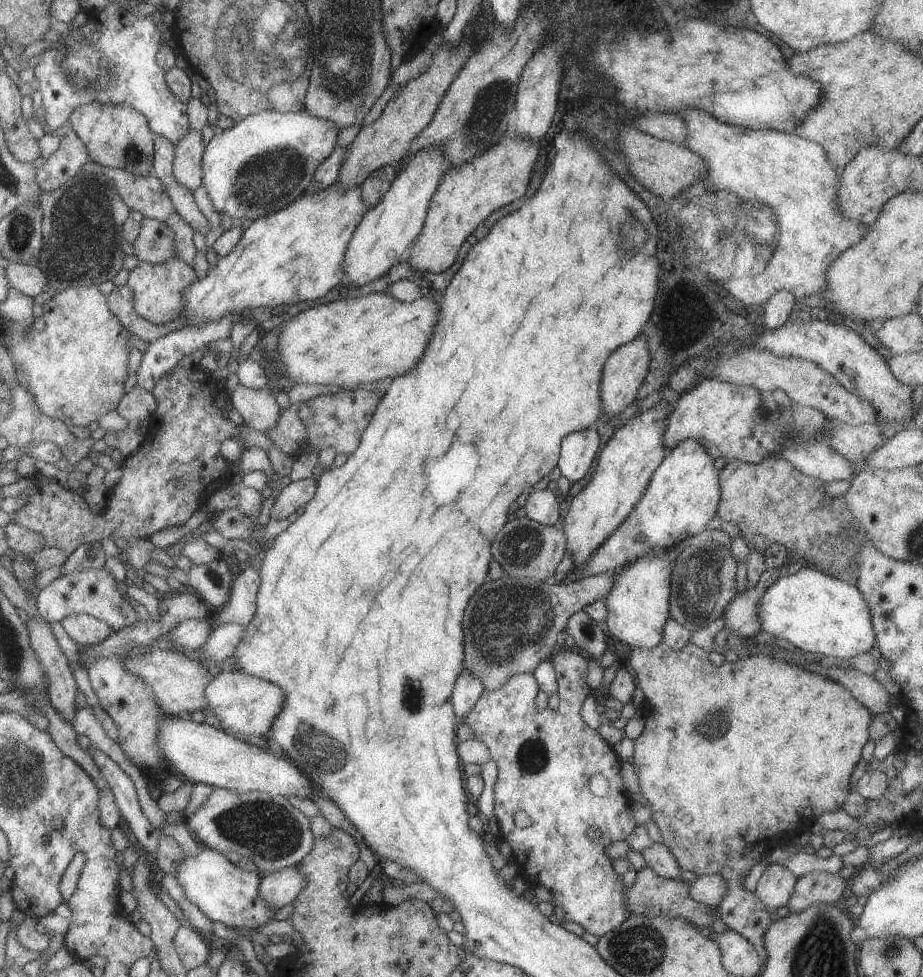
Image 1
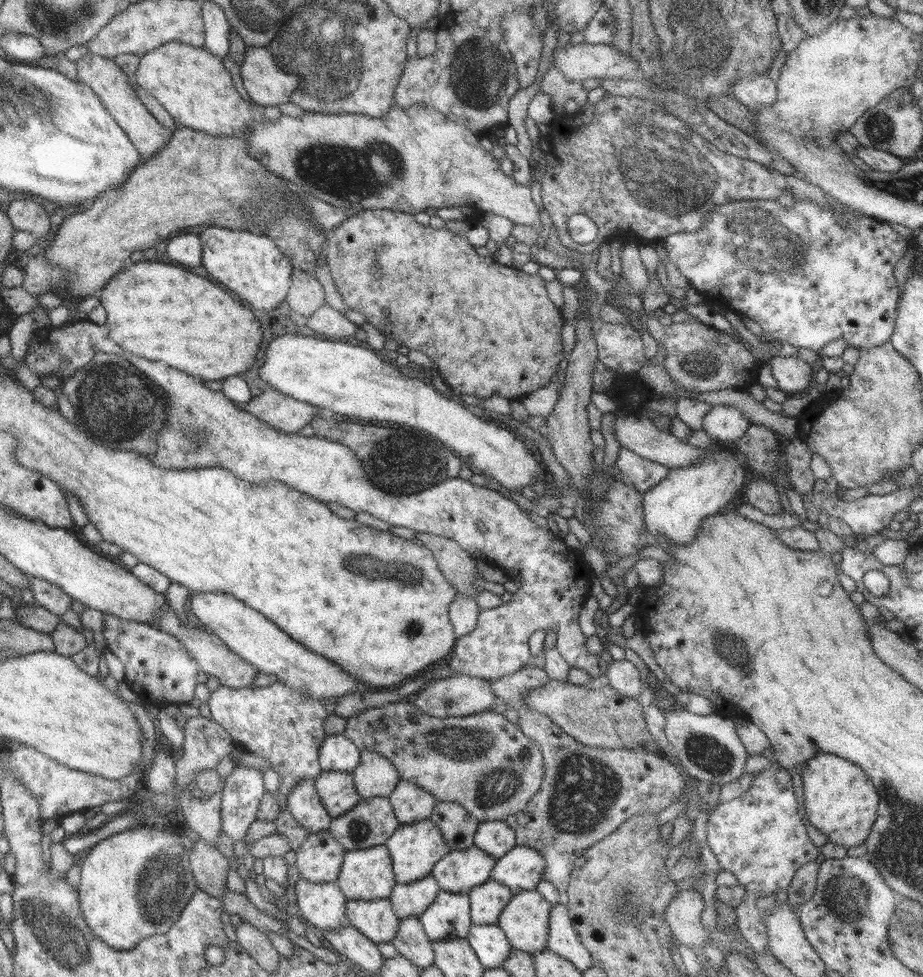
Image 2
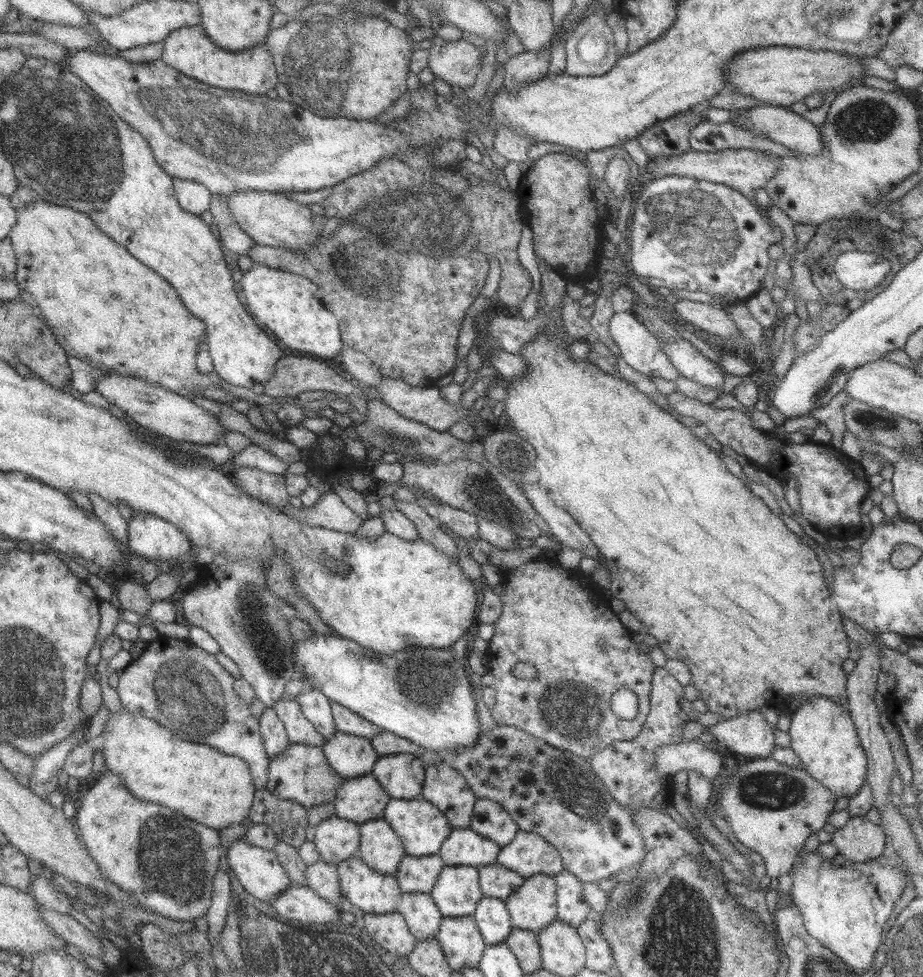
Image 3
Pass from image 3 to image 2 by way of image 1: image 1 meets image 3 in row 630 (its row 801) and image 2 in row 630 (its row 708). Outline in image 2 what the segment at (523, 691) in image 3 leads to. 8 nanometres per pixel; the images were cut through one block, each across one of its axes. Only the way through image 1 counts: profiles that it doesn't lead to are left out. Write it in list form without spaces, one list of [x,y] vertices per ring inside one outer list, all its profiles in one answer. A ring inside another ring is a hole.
[[[80,319],[75,323],[71,323],[68,325],[61,325],[61,326],[54,326],[51,325],[45,329],[36,329],[33,332],[33,335],[30,337],[28,343],[28,349],[25,354],[25,362],[28,368],[42,378],[43,376],[56,376],[59,379],[65,379],[71,377],[77,370],[80,370],[83,366],[86,366],[93,358],[95,353],[106,353],[106,354],[116,354],[120,356],[124,356],[127,358],[134,366],[138,366],[150,380],[154,380],[166,394],[168,394],[168,404],[170,406],[166,406],[168,408],[168,418],[165,418],[164,428],[158,431],[158,450],[156,450],[156,454],[154,454],[154,458],[152,458],[152,462],[156,464],[156,468],[160,468],[160,470],[198,470],[198,468],[224,468],[228,470],[228,472],[232,472],[234,476],[238,476],[240,480],[244,480],[248,483],[258,483],[261,485],[262,483],[268,482],[270,480],[276,480],[283,482],[293,488],[294,490],[300,491],[302,494],[306,494],[308,496],[314,497],[316,500],[319,500],[323,503],[330,503],[335,502],[336,504],[340,504],[340,506],[346,506],[346,508],[350,508],[350,510],[354,510],[354,512],[368,512],[368,514],[372,514],[376,518],[387,522],[391,526],[404,526],[404,528],[411,528],[412,530],[416,531],[416,533],[429,533],[432,535],[437,536],[444,536],[445,538],[451,539],[456,541],[458,545],[460,545],[460,549],[464,549],[470,555],[473,555],[476,558],[476,554],[483,554],[485,558],[487,558],[487,562],[491,565],[496,566],[497,568],[501,569],[505,572],[509,578],[513,580],[521,580],[521,587],[513,594],[513,597],[510,601],[506,603],[502,603],[500,606],[496,608],[486,609],[480,611],[479,620],[476,623],[476,626],[472,629],[472,632],[465,634],[463,637],[457,637],[456,645],[454,646],[454,653],[450,658],[450,662],[447,664],[449,666],[449,670],[451,672],[455,672],[457,676],[470,676],[480,679],[485,679],[486,681],[498,680],[503,677],[508,677],[515,672],[518,672],[523,667],[528,666],[529,661],[529,652],[528,652],[528,638],[536,632],[536,630],[552,630],[556,628],[557,630],[557,643],[556,647],[559,650],[559,653],[563,656],[563,659],[574,668],[582,668],[582,670],[586,670],[590,677],[598,678],[602,675],[600,671],[600,654],[592,654],[592,652],[588,651],[586,647],[586,640],[587,636],[582,633],[580,630],[580,624],[578,623],[578,618],[580,618],[580,610],[582,610],[582,606],[584,606],[584,602],[586,601],[587,597],[590,595],[590,586],[592,584],[592,578],[594,572],[590,569],[590,566],[587,565],[587,562],[583,560],[582,554],[577,553],[574,549],[569,548],[565,544],[563,540],[560,540],[558,536],[554,536],[550,530],[545,530],[544,528],[536,525],[530,517],[528,517],[528,513],[520,508],[519,504],[512,500],[510,497],[506,498],[506,496],[502,495],[502,493],[496,491],[496,489],[492,489],[490,486],[478,486],[473,484],[469,480],[462,480],[461,478],[448,478],[440,484],[431,486],[429,489],[415,492],[412,494],[398,494],[398,493],[391,493],[388,489],[377,485],[374,481],[370,480],[368,476],[366,476],[366,472],[364,472],[364,468],[362,468],[362,464],[360,464],[360,460],[356,458],[356,454],[352,452],[351,448],[344,446],[344,444],[340,444],[335,441],[327,440],[326,438],[312,436],[312,438],[306,438],[306,436],[301,435],[300,433],[297,434],[286,434],[282,433],[282,431],[278,431],[270,425],[264,423],[264,421],[250,415],[250,413],[242,410],[238,404],[234,404],[234,402],[230,401],[226,395],[222,394],[221,391],[214,392],[204,384],[202,384],[202,380],[198,380],[198,378],[192,378],[192,376],[186,376],[186,372],[180,372],[180,370],[176,370],[176,368],[170,368],[170,366],[166,366],[166,364],[160,364],[160,362],[152,362],[152,360],[148,360],[148,358],[140,358],[140,356],[136,356],[136,354],[132,354],[132,352],[124,352],[118,344],[113,342],[108,338],[108,328],[106,325],[96,324],[94,322],[90,322],[86,319]]]

